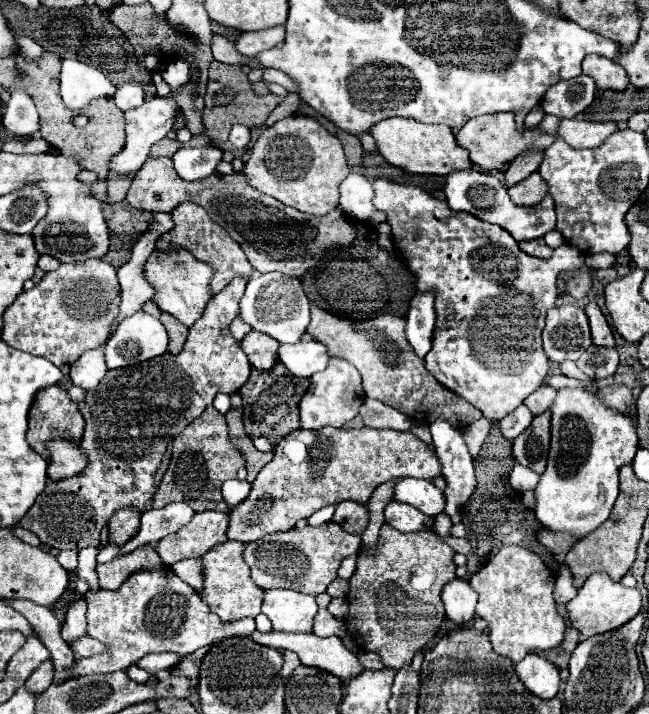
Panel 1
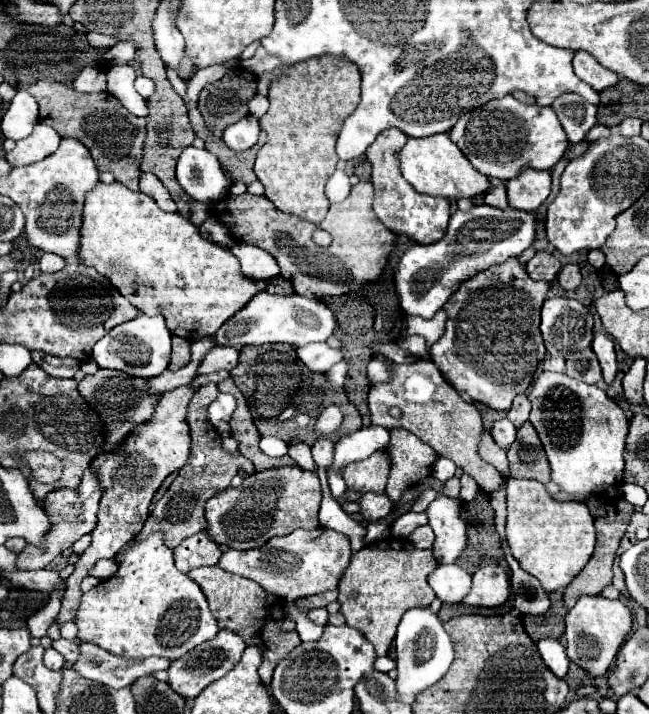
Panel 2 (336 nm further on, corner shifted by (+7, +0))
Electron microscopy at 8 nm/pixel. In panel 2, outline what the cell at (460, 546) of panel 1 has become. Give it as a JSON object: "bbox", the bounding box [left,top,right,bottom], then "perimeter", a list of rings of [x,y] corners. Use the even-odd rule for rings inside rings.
{"bbox":[391,511,427,537],"perimeter":[[[407,511],[403,515],[399,515],[393,525],[391,525],[391,535],[393,537],[409,537],[419,525],[427,525],[427,517],[425,513],[413,513],[413,511]]]}

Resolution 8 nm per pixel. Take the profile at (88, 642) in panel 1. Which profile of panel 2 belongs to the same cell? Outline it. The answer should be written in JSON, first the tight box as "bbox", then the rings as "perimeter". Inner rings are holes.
{"bbox":[53,639,79,663],"perimeter":[[[57,639],[53,641],[53,649],[57,649],[67,663],[75,663],[77,657],[79,657],[79,645],[73,643],[73,641],[67,641],[67,639]]]}

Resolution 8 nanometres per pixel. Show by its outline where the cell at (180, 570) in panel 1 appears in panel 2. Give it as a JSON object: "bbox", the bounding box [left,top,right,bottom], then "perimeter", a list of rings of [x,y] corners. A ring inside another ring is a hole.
{"bbox":[187,567,301,685],"perimeter":[[[197,567],[197,569],[191,569],[187,575],[203,589],[203,595],[207,597],[209,609],[213,611],[215,619],[219,621],[219,627],[239,633],[247,646],[259,647],[263,653],[259,677],[265,685],[269,685],[275,667],[291,653],[293,647],[301,645],[301,639],[295,631],[291,631],[291,633],[281,631],[283,601],[279,597],[265,593],[255,581],[233,575],[229,571],[223,571],[221,567]]]}

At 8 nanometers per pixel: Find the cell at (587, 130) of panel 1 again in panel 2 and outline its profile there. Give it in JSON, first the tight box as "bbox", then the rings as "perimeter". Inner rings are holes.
{"bbox":[449,95,569,181],"perimeter":[[[511,95],[461,115],[449,135],[479,173],[501,181],[517,177],[527,167],[551,169],[569,149],[569,139],[551,107],[525,105]]]}

